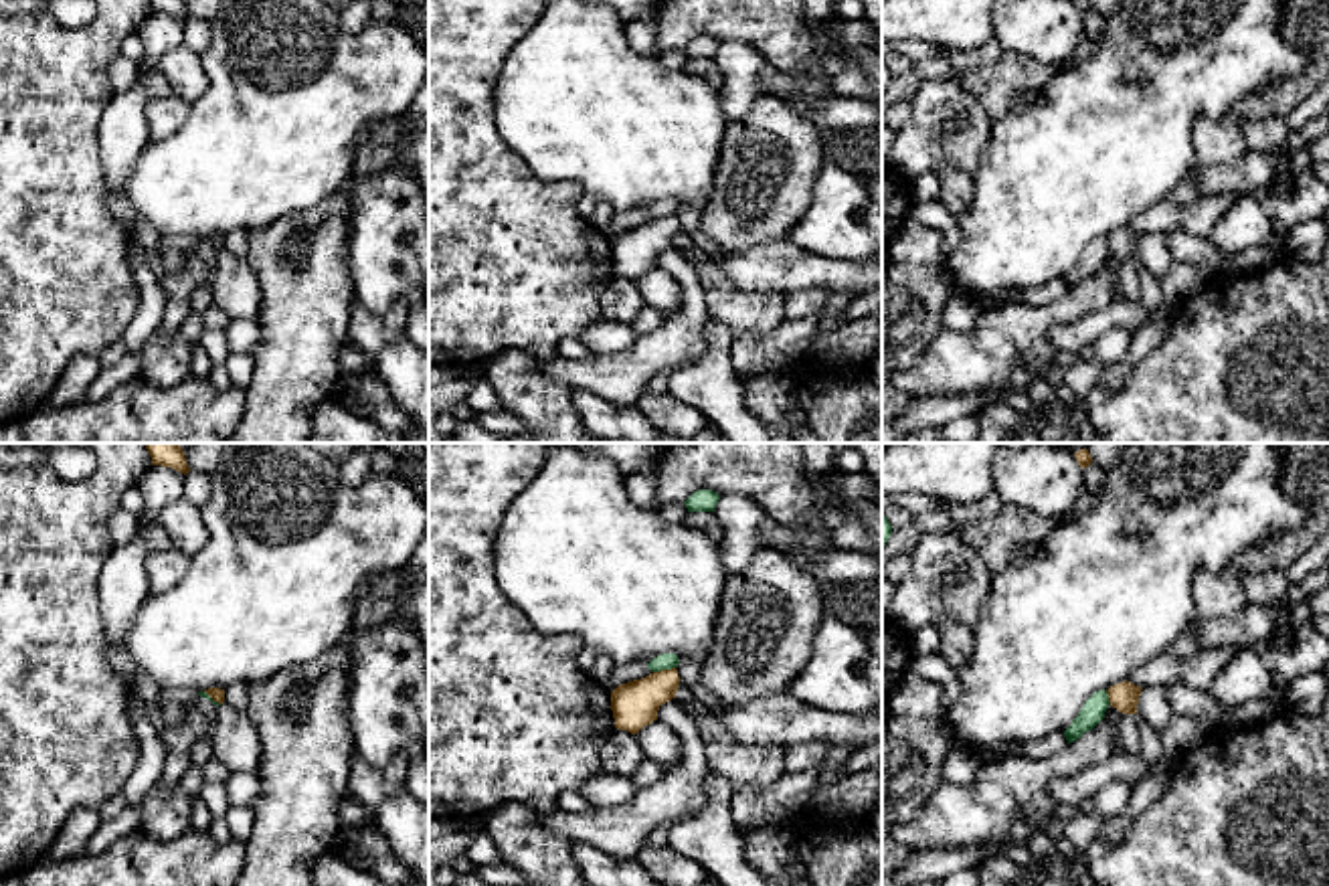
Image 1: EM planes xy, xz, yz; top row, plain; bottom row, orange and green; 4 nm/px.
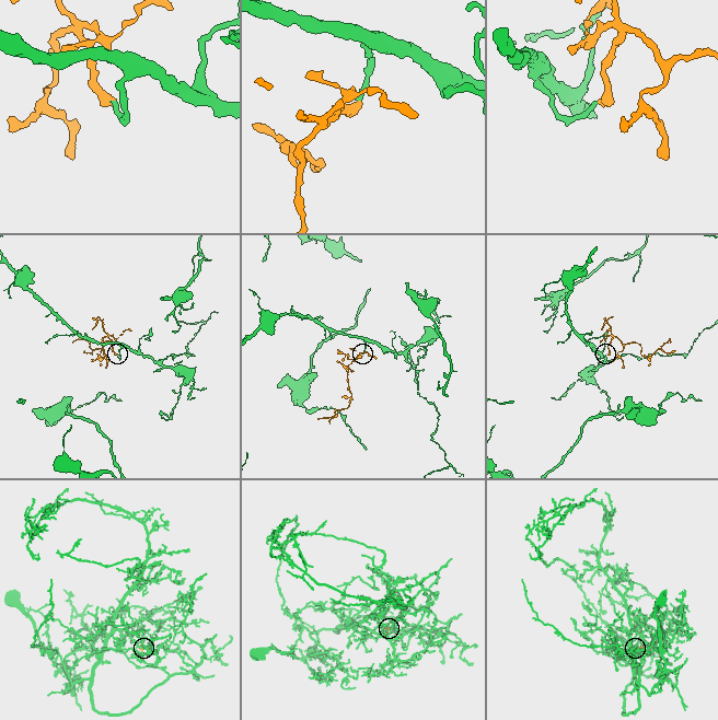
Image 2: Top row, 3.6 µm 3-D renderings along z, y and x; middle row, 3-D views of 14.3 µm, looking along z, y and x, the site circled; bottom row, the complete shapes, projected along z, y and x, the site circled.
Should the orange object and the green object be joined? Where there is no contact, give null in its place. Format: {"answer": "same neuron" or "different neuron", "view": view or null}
{"answer": "different neuron", "view": "xz"}

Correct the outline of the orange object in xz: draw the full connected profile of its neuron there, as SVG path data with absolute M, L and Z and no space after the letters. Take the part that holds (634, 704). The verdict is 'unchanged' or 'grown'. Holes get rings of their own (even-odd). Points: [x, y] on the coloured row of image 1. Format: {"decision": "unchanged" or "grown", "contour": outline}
{"decision": "unchanged", "contour": "M676 668L617 686L611 692L615 728L637 734L643 726L657 720L659 706L676 698L678 686Z"}

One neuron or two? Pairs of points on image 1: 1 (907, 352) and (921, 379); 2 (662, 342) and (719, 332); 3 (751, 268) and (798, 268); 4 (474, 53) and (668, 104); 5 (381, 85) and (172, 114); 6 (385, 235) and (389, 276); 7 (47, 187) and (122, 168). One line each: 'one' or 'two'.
1: two
2: two
3: one
4: two
5: two
6: one
7: two

